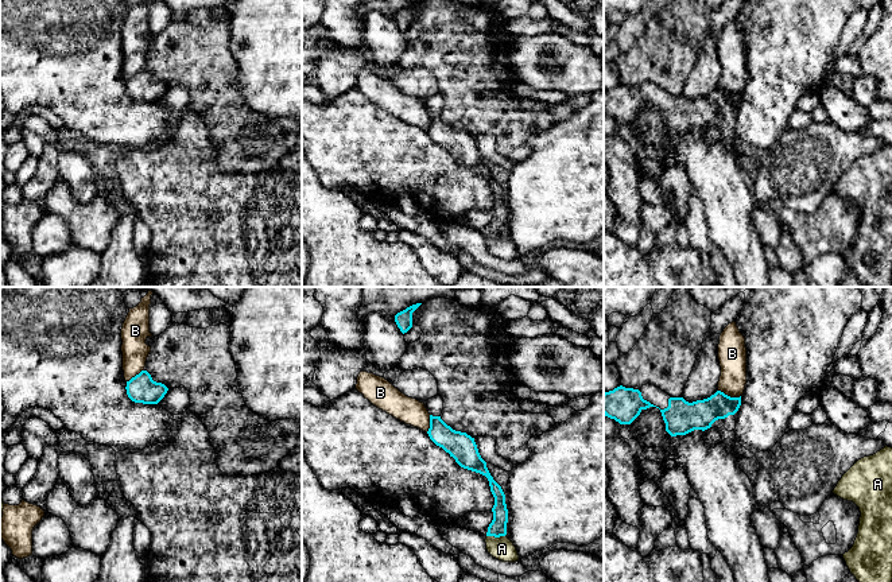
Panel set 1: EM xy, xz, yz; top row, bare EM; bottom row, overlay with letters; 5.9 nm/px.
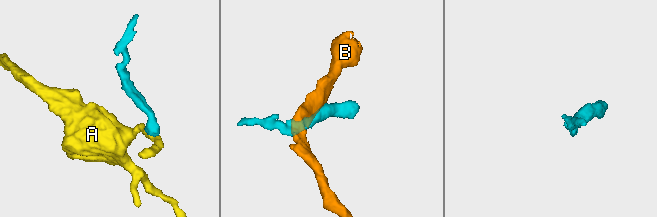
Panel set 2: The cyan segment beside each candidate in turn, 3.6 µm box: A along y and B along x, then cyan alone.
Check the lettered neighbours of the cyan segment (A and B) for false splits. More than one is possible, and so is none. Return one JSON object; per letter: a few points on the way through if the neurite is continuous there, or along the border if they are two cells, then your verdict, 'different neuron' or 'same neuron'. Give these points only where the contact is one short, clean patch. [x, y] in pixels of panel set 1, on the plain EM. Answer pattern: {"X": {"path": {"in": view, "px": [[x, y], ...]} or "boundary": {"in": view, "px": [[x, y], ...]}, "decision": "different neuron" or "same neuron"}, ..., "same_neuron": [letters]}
{"A": {"boundary": {"in": "xz", "px": [[487, 233], [504, 235]]}, "decision": "different neuron"}, "B": {"decision": "different neuron"}, "same_neuron": []}

